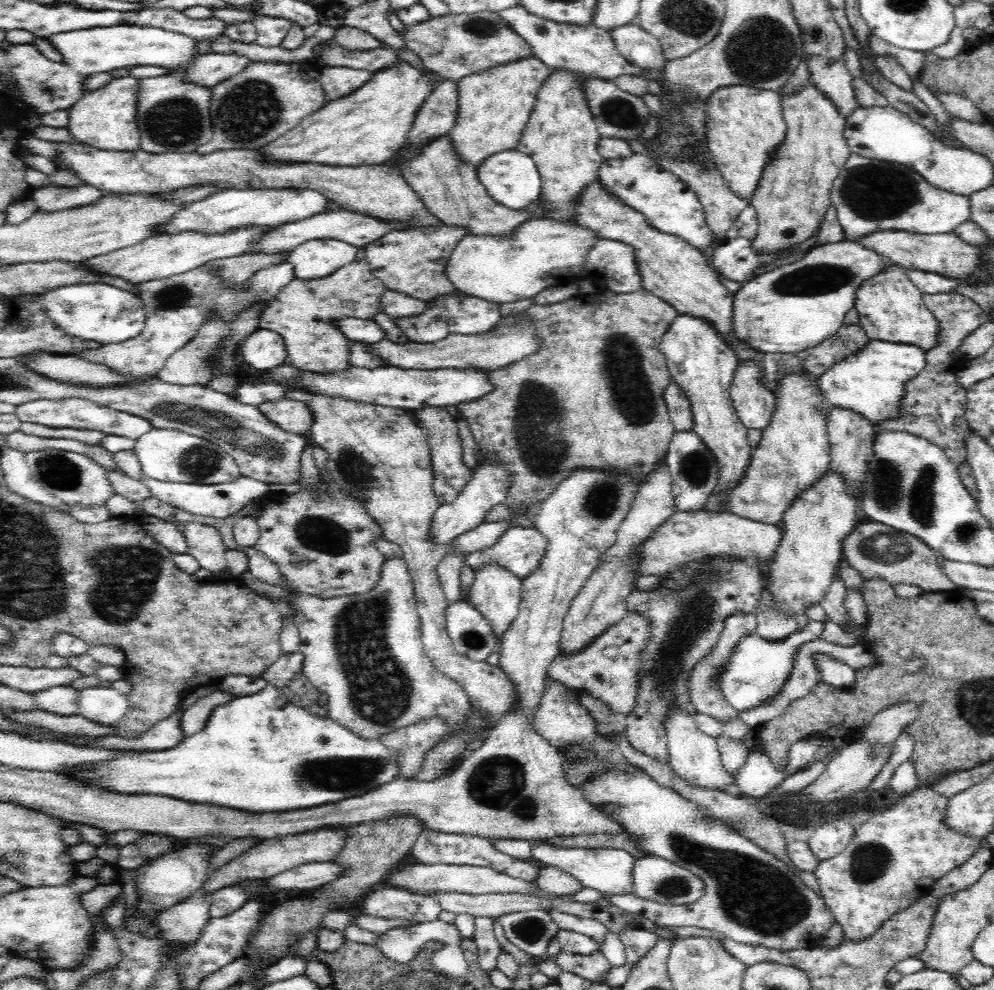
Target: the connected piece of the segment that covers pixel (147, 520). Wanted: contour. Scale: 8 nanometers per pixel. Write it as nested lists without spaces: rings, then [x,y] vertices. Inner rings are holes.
[[[146,515],[142,520],[142,527],[148,531],[148,535],[154,537],[172,554],[186,554],[188,552],[186,537],[180,534],[174,523],[157,516]]]

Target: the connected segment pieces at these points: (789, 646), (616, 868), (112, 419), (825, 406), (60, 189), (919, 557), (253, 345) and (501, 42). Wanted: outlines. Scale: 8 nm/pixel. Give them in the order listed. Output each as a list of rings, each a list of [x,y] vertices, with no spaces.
[[[810,619],[803,627],[782,640],[764,639],[757,633],[740,637],[741,641],[736,643],[729,661],[719,672],[719,686],[724,693],[724,698],[738,712],[763,705],[773,699],[790,676],[798,647],[812,639],[823,639],[821,638],[822,631],[823,622]]]
[[[532,844],[532,857],[536,861],[551,864],[575,876],[586,888],[599,890],[602,894],[626,895],[633,885],[632,871],[636,860],[626,850],[616,848],[559,848],[552,844]]]
[[[66,398],[66,400],[32,400],[16,406],[15,413],[20,422],[33,422],[52,426],[54,428],[78,428],[98,430],[106,435],[115,435],[136,441],[153,430],[152,421],[136,416],[129,412],[122,412],[104,405],[86,400],[85,398]]]
[[[805,369],[802,372],[792,372],[784,376],[775,390],[775,411],[768,426],[762,430],[762,440],[752,449],[752,460],[745,468],[740,482],[728,489],[723,496],[723,506],[732,514],[754,520],[756,522],[779,525],[788,505],[806,488],[812,487],[827,468],[831,466],[831,448],[828,439],[827,422],[831,405],[826,401],[824,393],[818,387],[816,376]]]
[[[90,184],[64,188],[63,186],[41,186],[33,189],[30,198],[40,211],[59,211],[70,207],[92,204],[106,194]]]
[[[870,521],[857,526],[843,542],[843,561],[858,571],[864,581],[882,579],[892,585],[912,584],[924,592],[958,589],[941,572],[942,558],[916,536],[906,534],[881,522]]]
[[[259,328],[241,344],[244,360],[256,371],[266,371],[284,364],[288,356],[284,340],[272,330]]]
[[[482,11],[457,15],[449,13],[431,17],[427,21],[405,26],[399,35],[429,70],[444,79],[455,81],[520,57],[534,55],[530,44],[516,34],[507,22],[498,16],[498,12]]]

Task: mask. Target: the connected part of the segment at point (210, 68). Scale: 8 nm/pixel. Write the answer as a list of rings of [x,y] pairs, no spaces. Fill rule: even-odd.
[[[205,53],[197,56],[196,60],[184,71],[194,84],[214,88],[219,82],[240,74],[250,59],[240,53]]]

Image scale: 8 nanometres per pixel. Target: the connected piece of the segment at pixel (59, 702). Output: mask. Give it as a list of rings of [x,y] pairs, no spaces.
[[[71,684],[31,692],[38,709],[64,716],[79,712],[78,694],[79,690]]]

